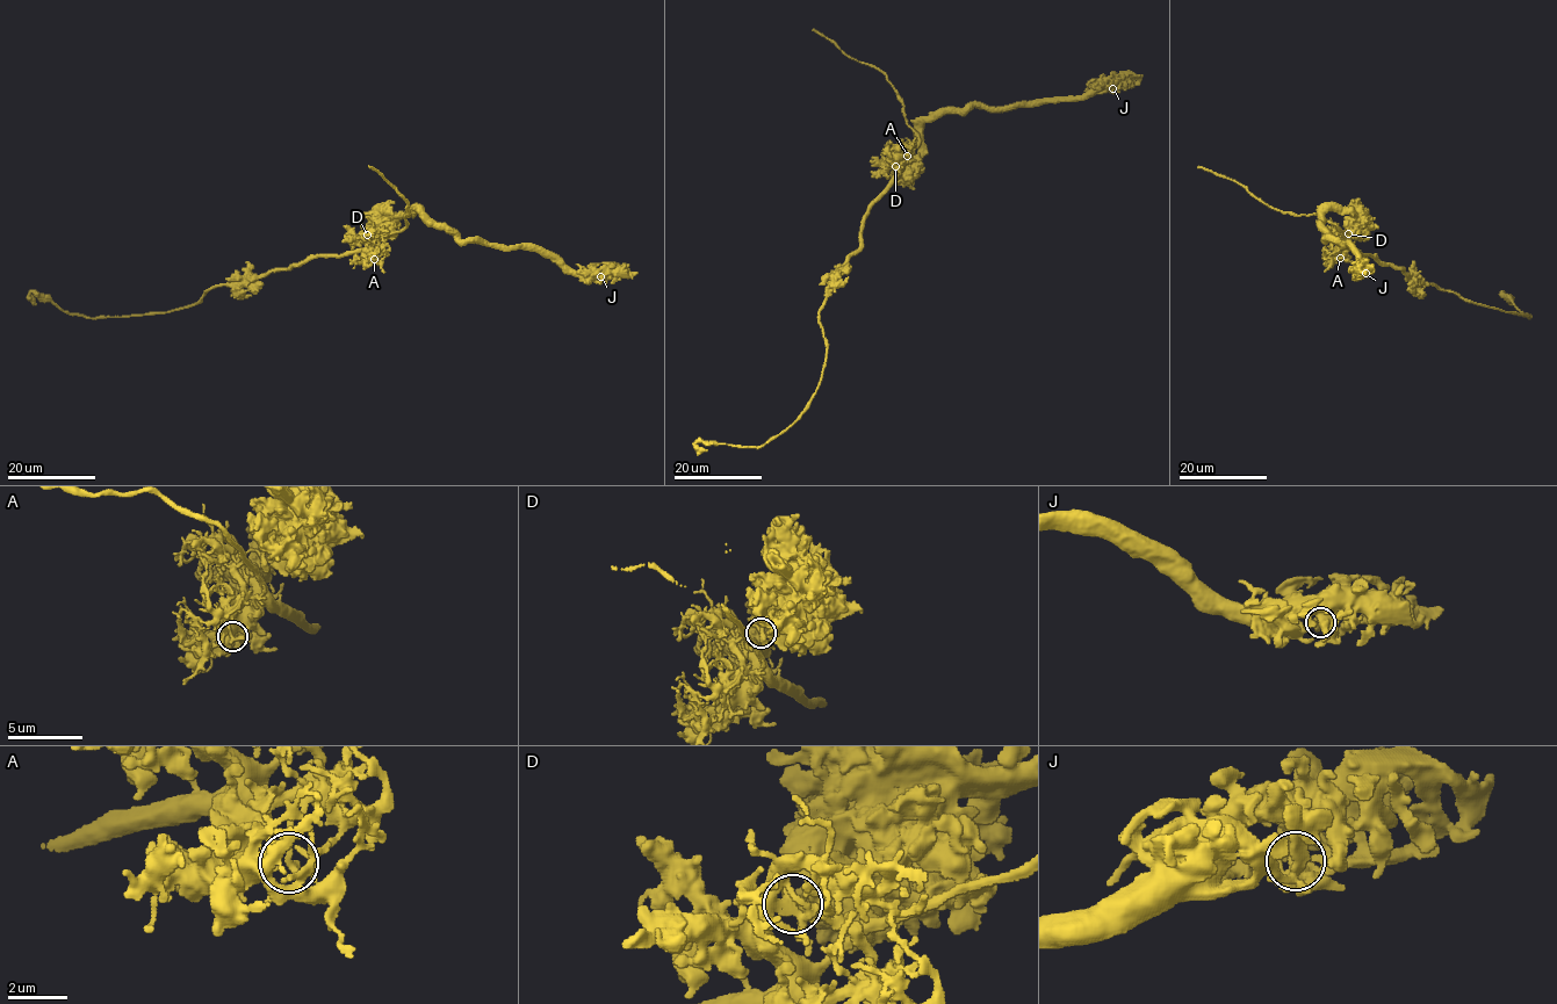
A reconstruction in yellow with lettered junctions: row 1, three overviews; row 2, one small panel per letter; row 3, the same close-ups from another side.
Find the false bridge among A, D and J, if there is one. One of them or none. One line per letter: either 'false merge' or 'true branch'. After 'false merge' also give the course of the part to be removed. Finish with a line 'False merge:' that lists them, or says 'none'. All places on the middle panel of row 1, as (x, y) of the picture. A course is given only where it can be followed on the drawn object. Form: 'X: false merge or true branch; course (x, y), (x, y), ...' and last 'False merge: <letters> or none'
A: true branch
D: false merge; course (894, 167), (864, 221), (860, 246), (820, 311), (824, 363), (808, 405), (761, 447), (694, 443), (707, 450)
J: true branch
False merge: D

